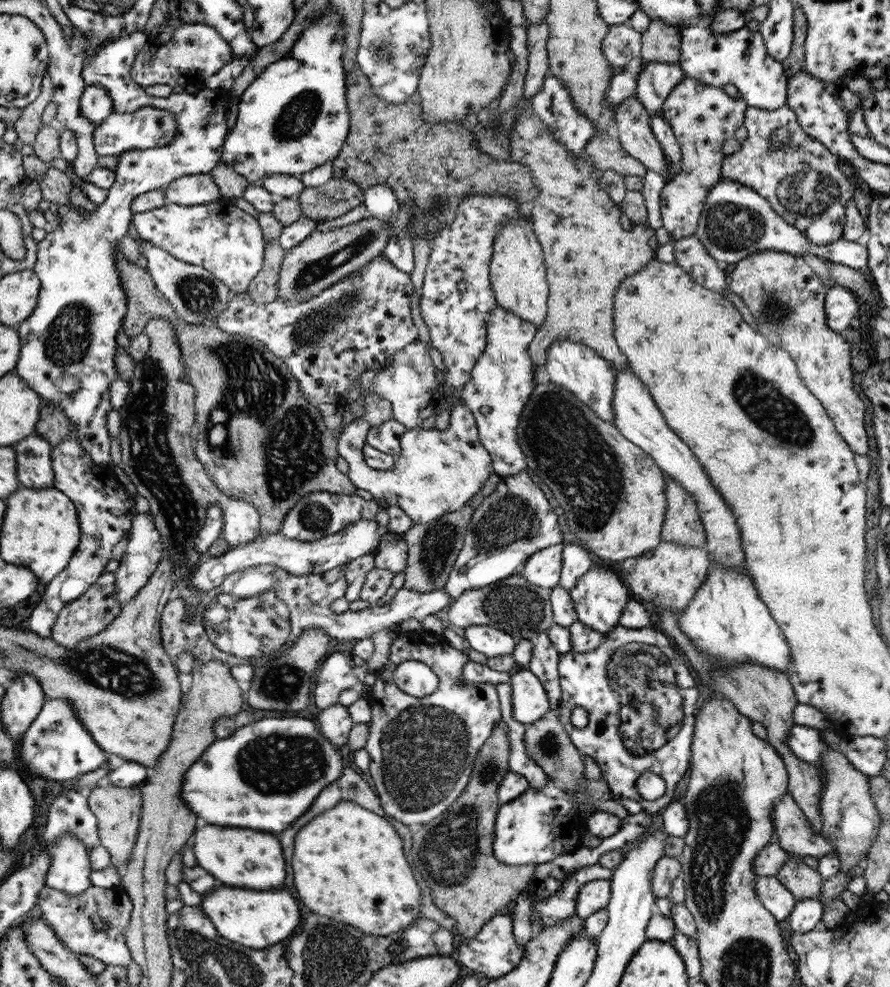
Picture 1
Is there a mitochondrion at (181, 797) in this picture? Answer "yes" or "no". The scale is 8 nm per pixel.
no

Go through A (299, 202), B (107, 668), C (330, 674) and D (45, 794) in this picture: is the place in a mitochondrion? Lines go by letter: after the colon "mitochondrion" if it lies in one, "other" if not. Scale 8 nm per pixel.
A: other
B: mitochondrion
C: other
D: other

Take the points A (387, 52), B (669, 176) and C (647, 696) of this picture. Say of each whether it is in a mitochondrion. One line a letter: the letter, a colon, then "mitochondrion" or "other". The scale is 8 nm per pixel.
A: mitochondrion
B: other
C: mitochondrion

